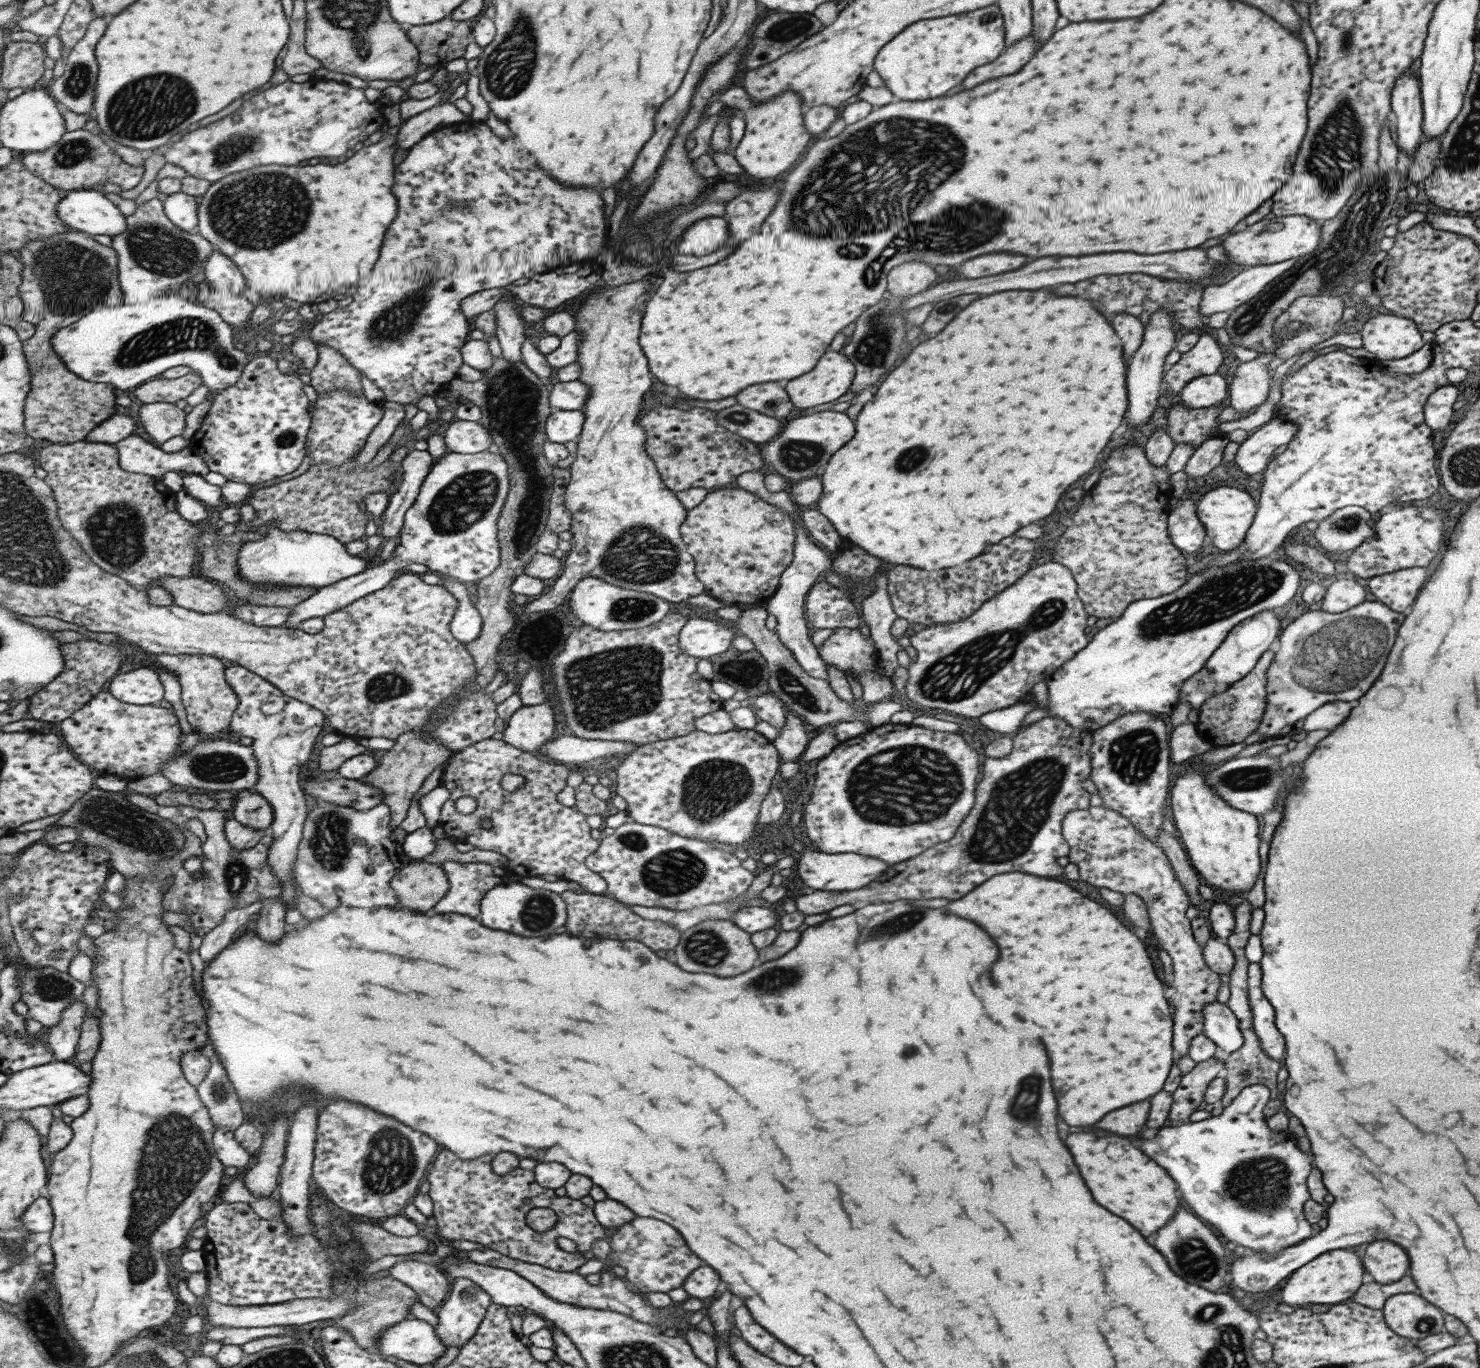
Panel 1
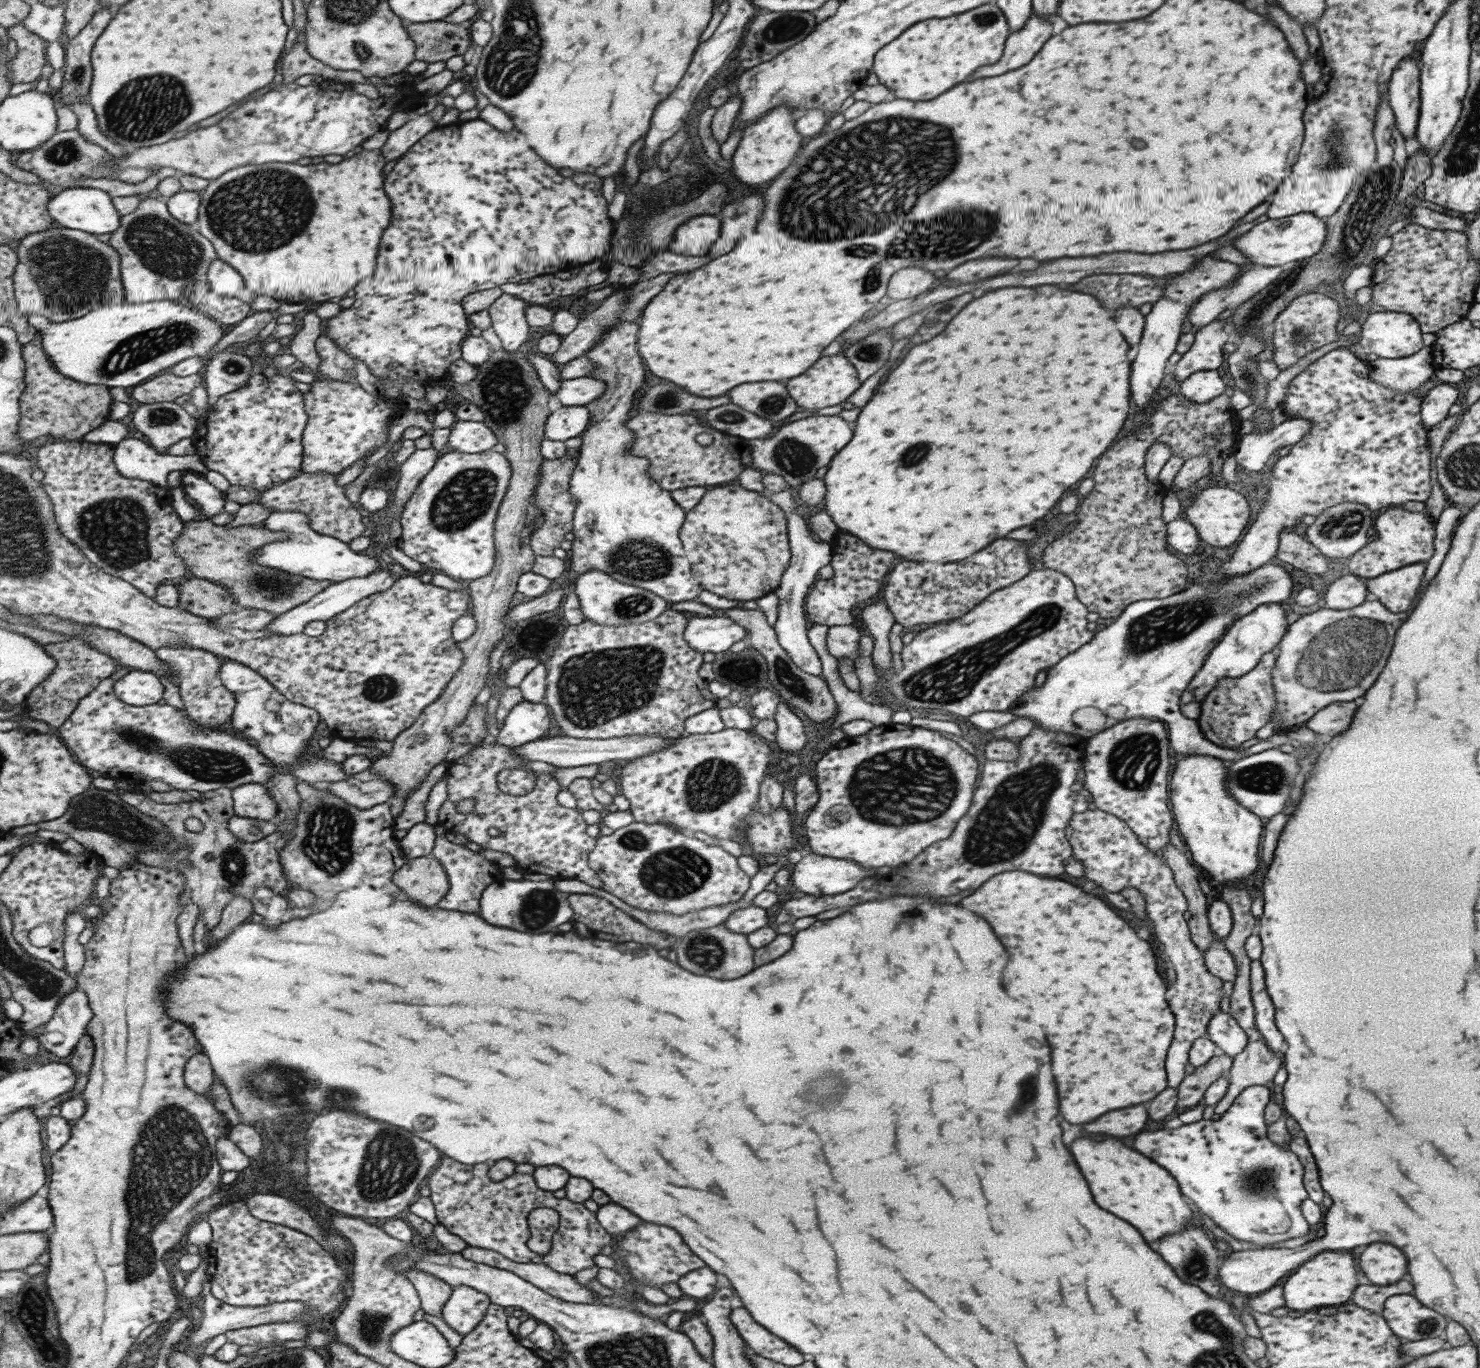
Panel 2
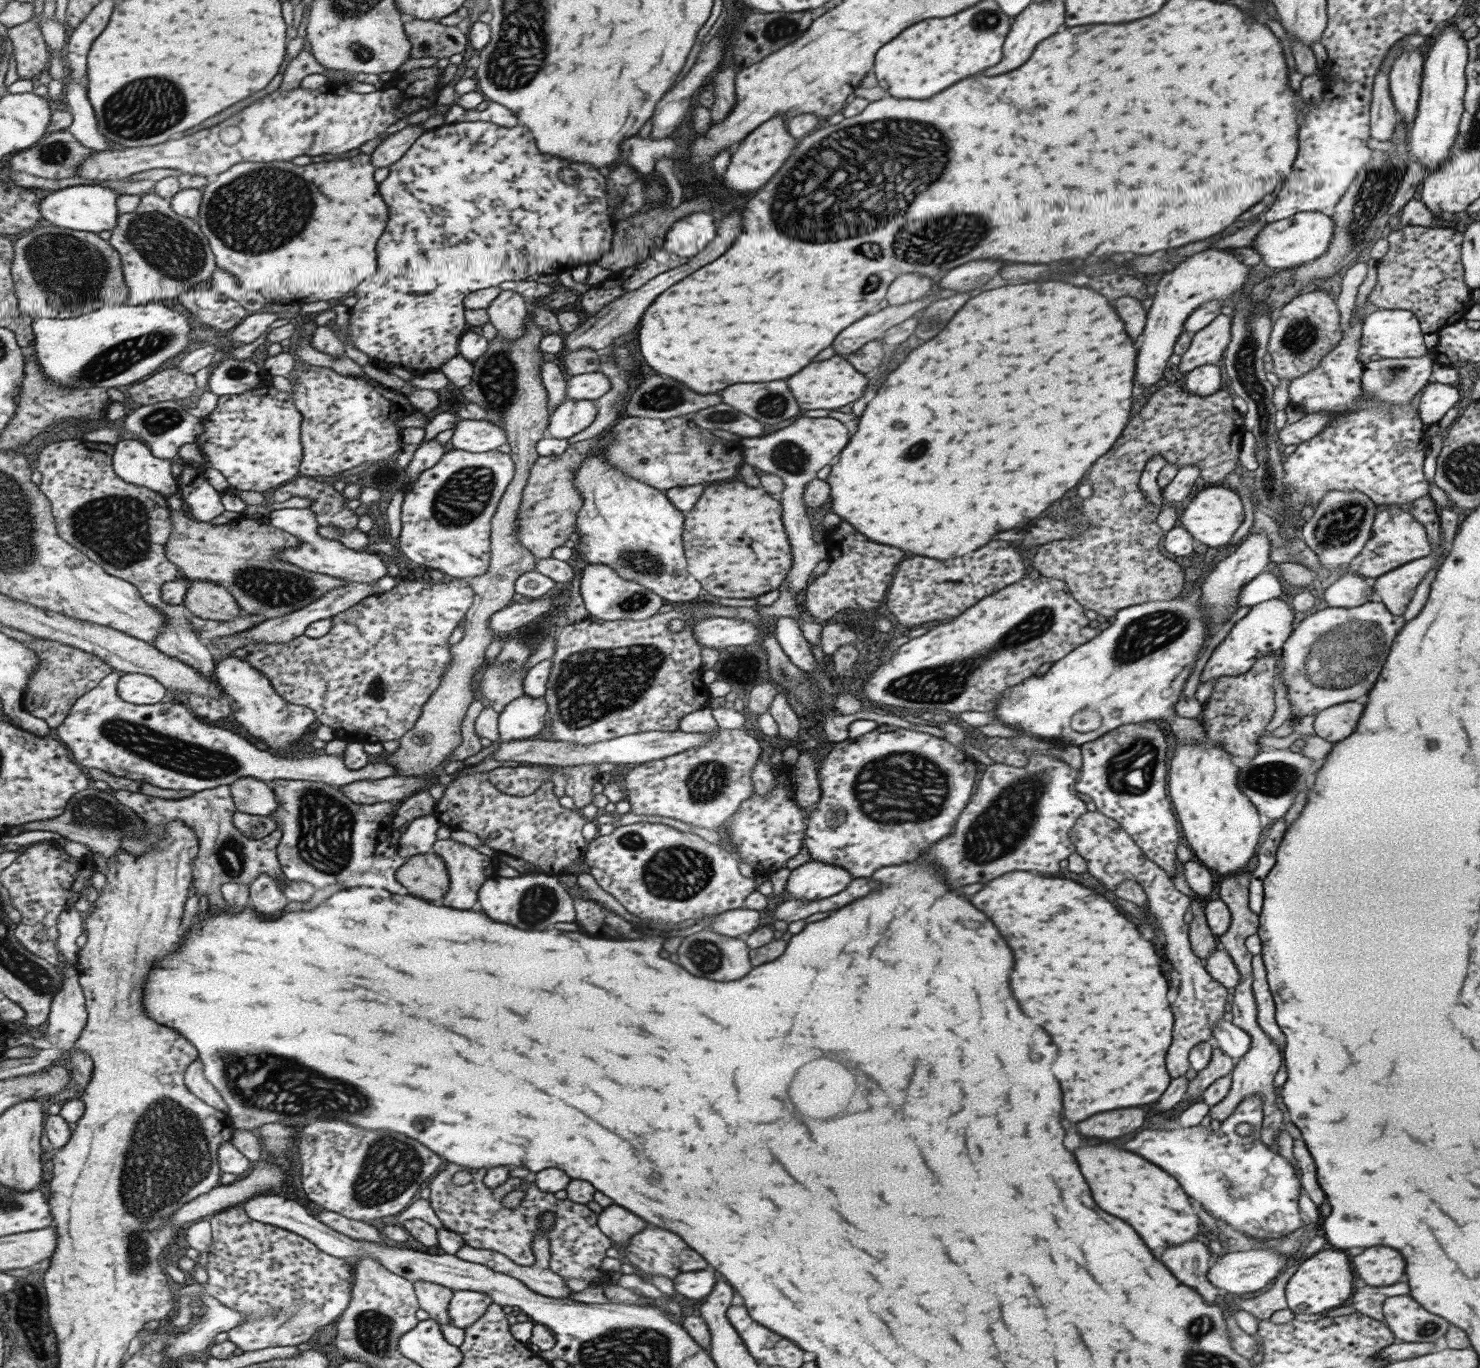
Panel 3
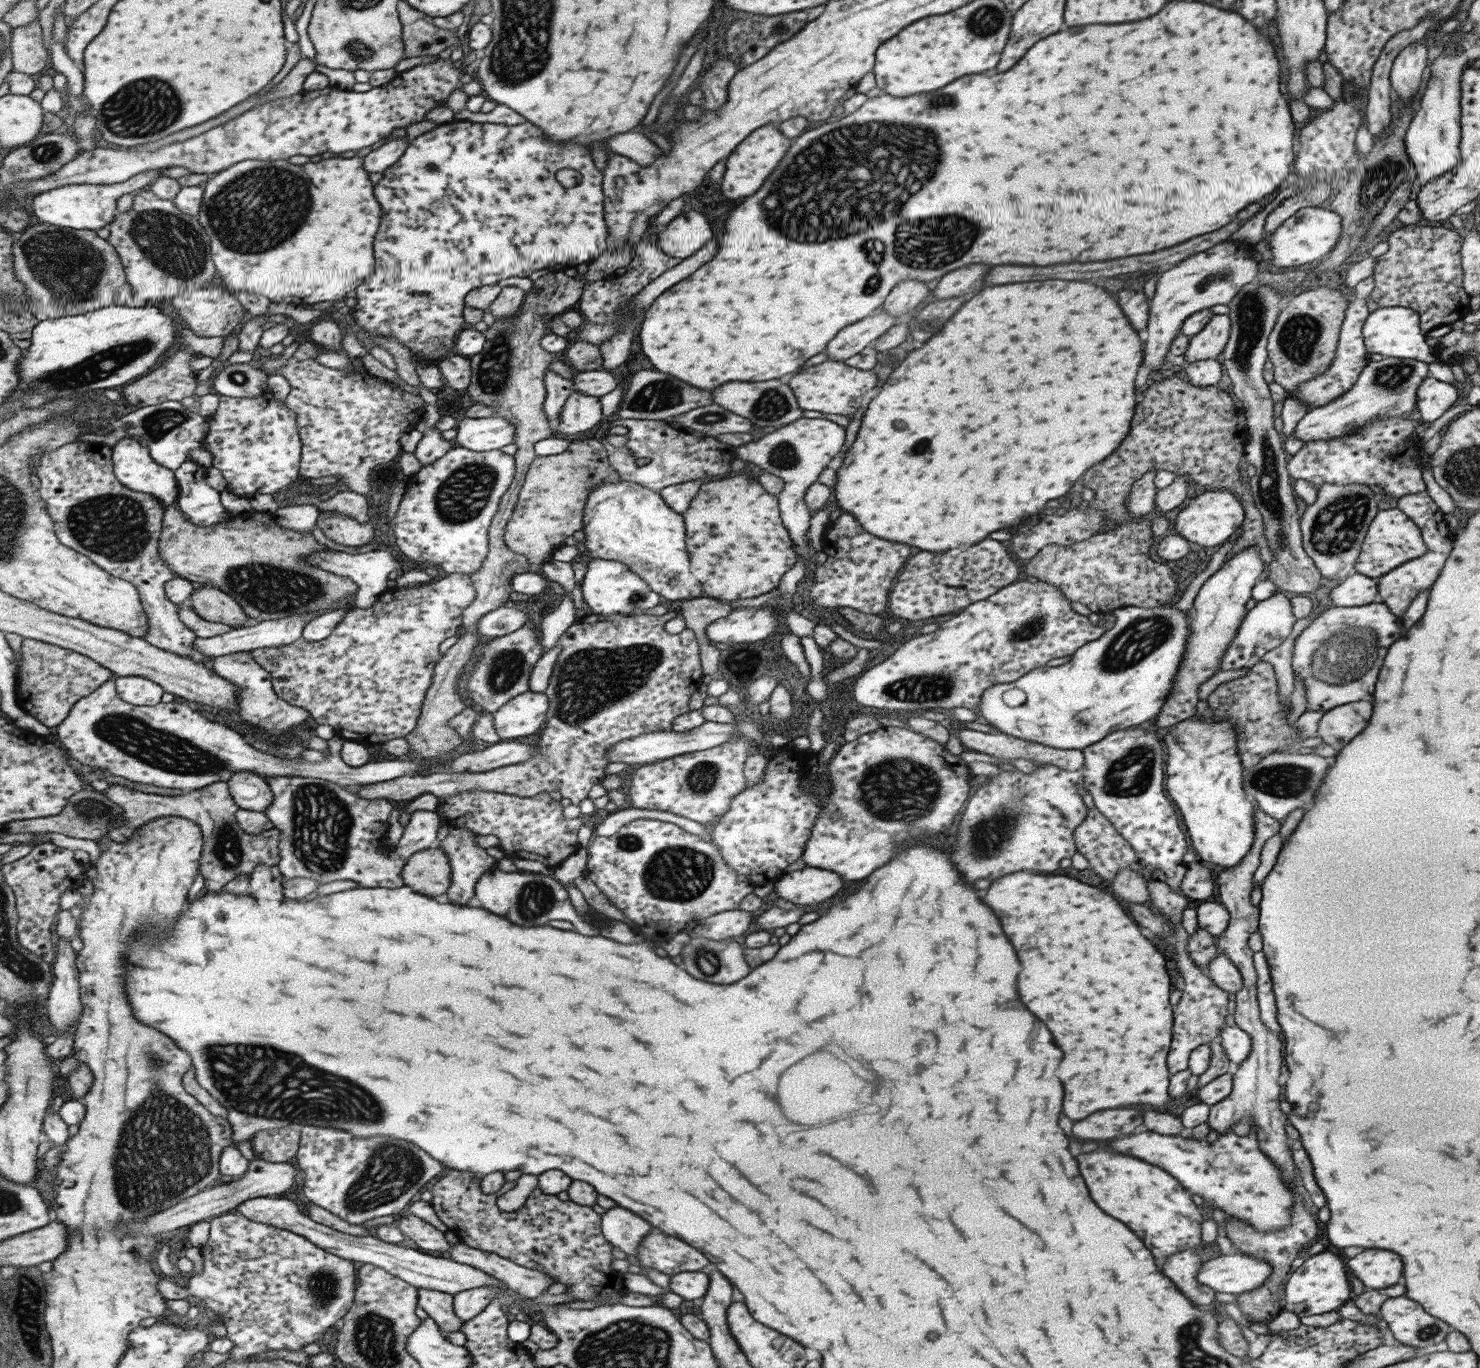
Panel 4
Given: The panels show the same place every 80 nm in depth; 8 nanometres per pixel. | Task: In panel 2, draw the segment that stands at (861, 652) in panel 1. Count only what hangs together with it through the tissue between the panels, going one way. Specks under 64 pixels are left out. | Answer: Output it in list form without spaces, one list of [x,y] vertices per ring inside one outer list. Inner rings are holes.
[[[831,625],[825,637],[827,654],[838,660],[851,660],[852,663],[859,658],[859,634],[852,625]]]

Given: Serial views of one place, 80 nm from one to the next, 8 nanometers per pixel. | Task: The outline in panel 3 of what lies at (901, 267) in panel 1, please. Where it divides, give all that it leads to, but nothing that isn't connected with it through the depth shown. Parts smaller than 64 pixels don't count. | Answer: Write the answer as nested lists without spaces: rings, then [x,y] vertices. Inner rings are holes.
[[[908,272],[898,276],[889,284],[885,293],[887,305],[898,306],[922,298],[934,289],[928,276]]]

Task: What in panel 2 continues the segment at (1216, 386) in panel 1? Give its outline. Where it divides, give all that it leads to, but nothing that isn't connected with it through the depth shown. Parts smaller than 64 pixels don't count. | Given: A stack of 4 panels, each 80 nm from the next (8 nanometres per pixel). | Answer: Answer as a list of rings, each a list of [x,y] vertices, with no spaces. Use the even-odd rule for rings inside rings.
[[[1216,369],[1194,372],[1179,383],[1179,392],[1191,402],[1204,403],[1226,392]]]

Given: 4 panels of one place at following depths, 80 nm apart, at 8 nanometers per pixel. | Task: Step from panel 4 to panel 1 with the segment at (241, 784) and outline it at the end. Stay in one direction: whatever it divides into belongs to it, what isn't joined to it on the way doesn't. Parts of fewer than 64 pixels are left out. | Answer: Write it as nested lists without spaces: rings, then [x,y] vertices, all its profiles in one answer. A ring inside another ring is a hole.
[[[246,790],[235,796],[233,816],[245,826],[263,831],[265,836],[271,831],[275,813],[267,798],[257,791]]]

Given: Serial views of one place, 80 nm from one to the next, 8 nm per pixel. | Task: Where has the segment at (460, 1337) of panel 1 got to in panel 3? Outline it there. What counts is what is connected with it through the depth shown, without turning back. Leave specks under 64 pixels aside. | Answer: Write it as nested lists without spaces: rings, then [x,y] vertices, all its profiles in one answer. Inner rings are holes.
[[[455,1290],[453,1300],[449,1305],[451,1324],[459,1328],[469,1328],[474,1325],[494,1303],[489,1293],[474,1290]]]

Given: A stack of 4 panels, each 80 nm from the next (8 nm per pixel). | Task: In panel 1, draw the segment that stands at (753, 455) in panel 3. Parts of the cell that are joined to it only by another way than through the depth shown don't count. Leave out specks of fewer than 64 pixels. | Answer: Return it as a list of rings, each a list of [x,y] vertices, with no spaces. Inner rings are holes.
[[[830,410],[811,413],[791,419],[778,432],[776,437],[760,446],[762,464],[771,466],[777,475],[793,481],[811,478],[815,470],[821,468],[829,457],[841,448],[854,435],[854,424],[843,412]],[[793,520],[795,528],[795,546],[793,546],[793,560],[781,573],[779,586],[768,598],[766,611],[776,618],[775,634],[785,648],[791,651],[797,664],[813,678],[826,680],[827,673],[825,663],[821,660],[816,646],[811,642],[813,634],[809,631],[804,617],[804,598],[811,586],[817,580],[821,580],[824,570],[832,566],[832,556],[825,550],[809,542],[808,532],[804,529],[800,520]]]

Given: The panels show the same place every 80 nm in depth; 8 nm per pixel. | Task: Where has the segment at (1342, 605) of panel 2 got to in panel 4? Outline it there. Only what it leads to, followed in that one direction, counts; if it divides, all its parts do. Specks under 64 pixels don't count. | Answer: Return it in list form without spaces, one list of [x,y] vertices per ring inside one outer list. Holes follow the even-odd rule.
[[[1351,572],[1343,581],[1336,582],[1329,591],[1331,606],[1363,606],[1371,603],[1373,597],[1377,596],[1376,587],[1375,579]]]

